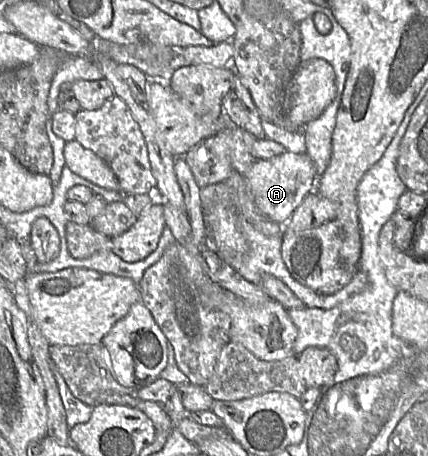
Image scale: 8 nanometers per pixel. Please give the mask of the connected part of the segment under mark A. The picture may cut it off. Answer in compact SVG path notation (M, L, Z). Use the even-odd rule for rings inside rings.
M285 151L268 160L257 160L247 175L250 192L262 214L283 226L287 224L305 197L312 192L316 168L307 153Z

